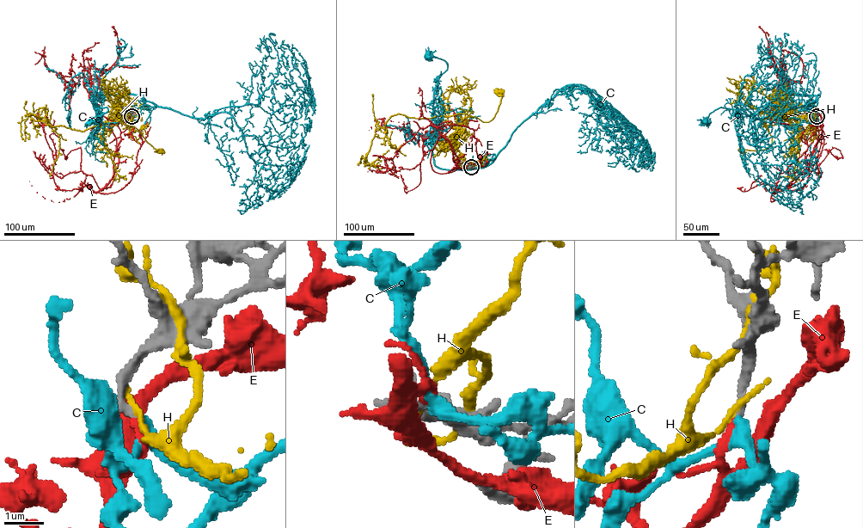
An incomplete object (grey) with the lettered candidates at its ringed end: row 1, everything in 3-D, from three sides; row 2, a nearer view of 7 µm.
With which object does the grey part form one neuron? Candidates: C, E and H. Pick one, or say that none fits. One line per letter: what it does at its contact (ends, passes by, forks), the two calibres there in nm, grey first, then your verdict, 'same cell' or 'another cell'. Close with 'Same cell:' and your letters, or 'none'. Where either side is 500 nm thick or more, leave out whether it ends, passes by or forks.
C: it passes by; calibres 240 and 280 nm; another cell
E: it ends; calibres 240 and 190 nm; same cell
H: it ends; calibres 260 and 150 nm; another cell
Same cell: E

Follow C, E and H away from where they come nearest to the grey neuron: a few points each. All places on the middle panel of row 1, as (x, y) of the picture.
C: (471, 167), (483, 163), (449, 169), (437, 168), (433, 161), (429, 134), (433, 93), (447, 64), (428, 55)
E: (471, 167), (456, 164), (439, 174), (431, 164), (431, 150), (452, 122), (423, 138), (458, 122), (450, 108)
H: (471, 167), (473, 164), (449, 144), (461, 131), (459, 113), (489, 121), (500, 103), (499, 92)

